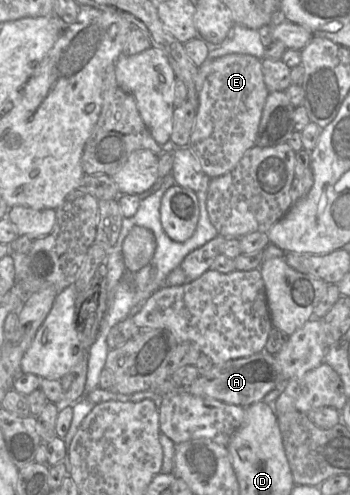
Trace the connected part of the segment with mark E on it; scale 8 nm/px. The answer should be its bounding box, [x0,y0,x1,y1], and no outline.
[188,54,269,178]

